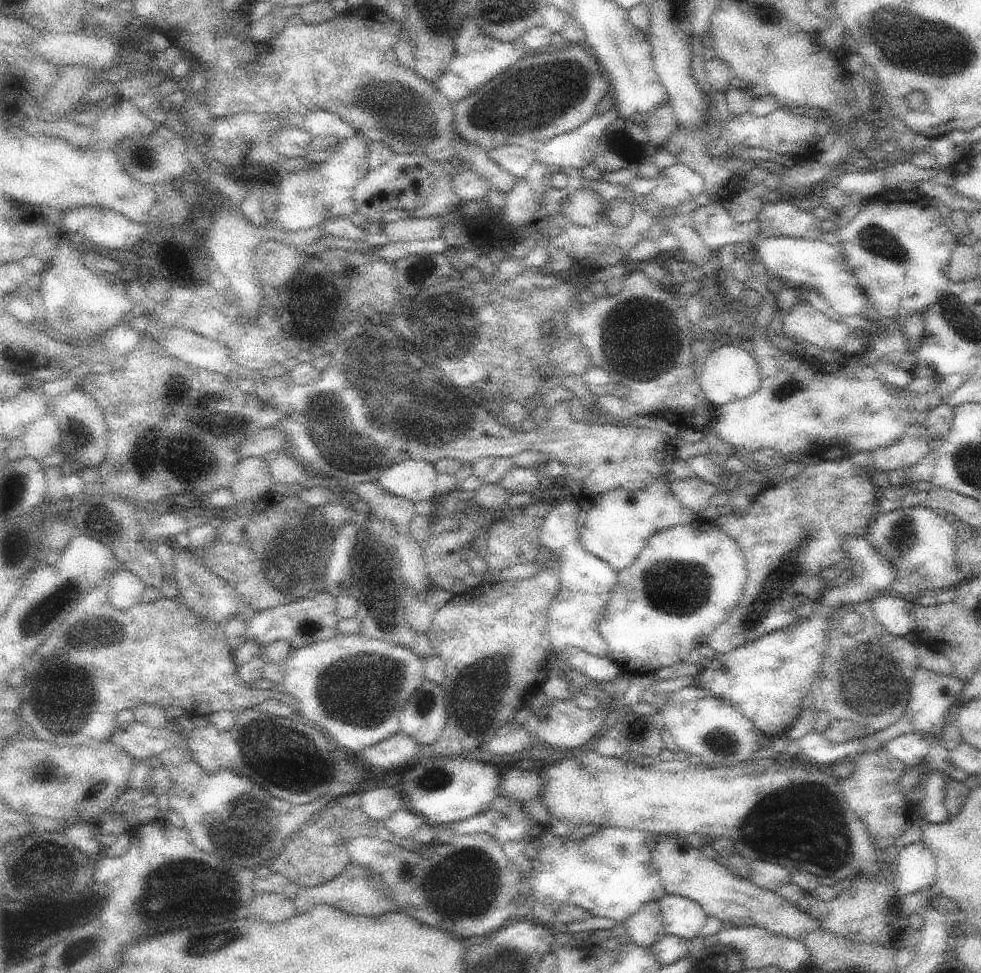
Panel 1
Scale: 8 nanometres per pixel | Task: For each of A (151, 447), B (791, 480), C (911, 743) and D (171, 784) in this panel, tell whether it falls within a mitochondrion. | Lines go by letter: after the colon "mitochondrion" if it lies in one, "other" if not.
A: mitochondrion
B: other
C: other
D: other

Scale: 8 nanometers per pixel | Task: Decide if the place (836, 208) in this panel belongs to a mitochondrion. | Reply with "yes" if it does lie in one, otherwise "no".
no

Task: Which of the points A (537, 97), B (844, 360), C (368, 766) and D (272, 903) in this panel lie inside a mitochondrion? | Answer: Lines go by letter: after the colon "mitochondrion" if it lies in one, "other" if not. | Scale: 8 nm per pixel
A: mitochondrion
B: other
C: other
D: other

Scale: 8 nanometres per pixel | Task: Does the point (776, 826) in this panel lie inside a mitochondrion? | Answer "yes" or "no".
yes

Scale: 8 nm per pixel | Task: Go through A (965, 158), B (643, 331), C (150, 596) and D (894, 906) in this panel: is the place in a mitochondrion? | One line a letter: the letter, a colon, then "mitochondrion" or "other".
A: other
B: mitochondrion
C: other
D: other

